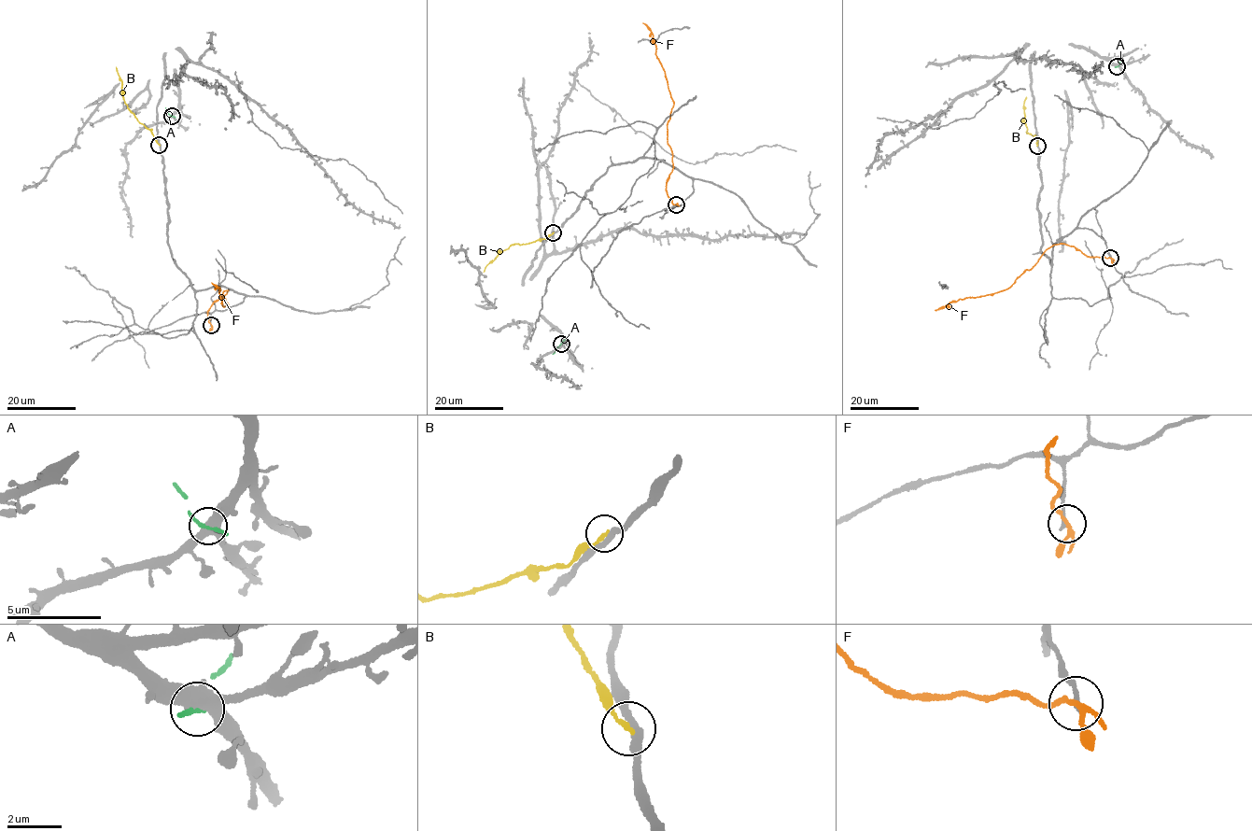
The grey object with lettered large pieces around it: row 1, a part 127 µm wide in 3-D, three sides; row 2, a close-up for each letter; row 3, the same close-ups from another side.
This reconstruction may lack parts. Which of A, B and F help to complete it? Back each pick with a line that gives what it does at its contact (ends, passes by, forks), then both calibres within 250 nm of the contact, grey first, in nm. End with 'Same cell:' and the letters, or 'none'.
Same cell: none

